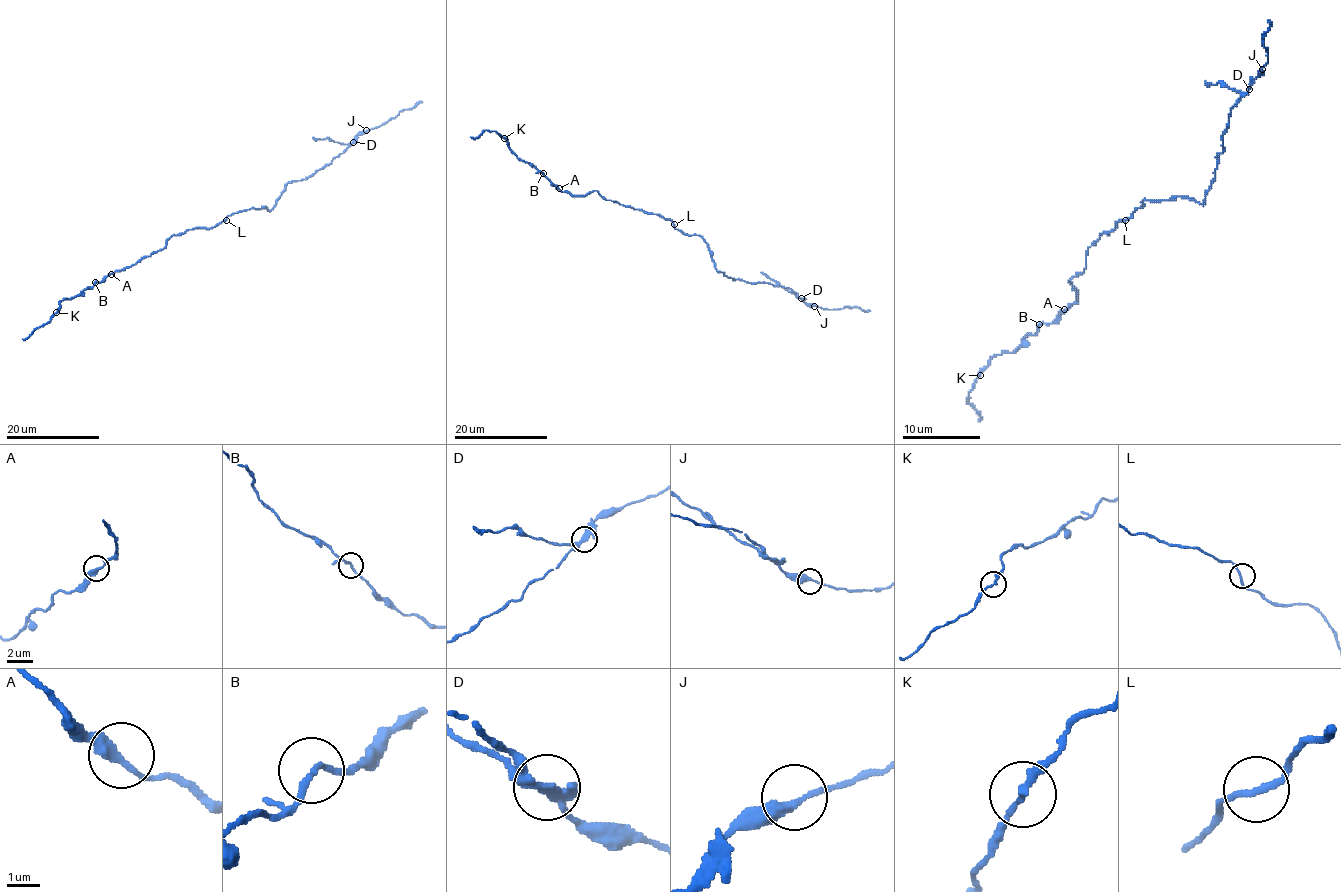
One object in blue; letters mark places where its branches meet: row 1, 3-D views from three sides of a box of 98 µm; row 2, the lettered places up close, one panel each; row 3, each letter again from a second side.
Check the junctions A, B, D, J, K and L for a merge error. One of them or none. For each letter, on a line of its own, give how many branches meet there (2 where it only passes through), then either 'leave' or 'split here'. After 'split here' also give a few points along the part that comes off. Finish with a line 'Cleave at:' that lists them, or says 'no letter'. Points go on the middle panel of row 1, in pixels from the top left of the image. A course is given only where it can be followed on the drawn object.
A: branches 2; leave
B: branches 2; leave
D: branches 2; split here; course (801, 298), (761, 272)
J: branches 2; leave
K: branches 2; leave
L: branches 2; leave
Cleave at: D

